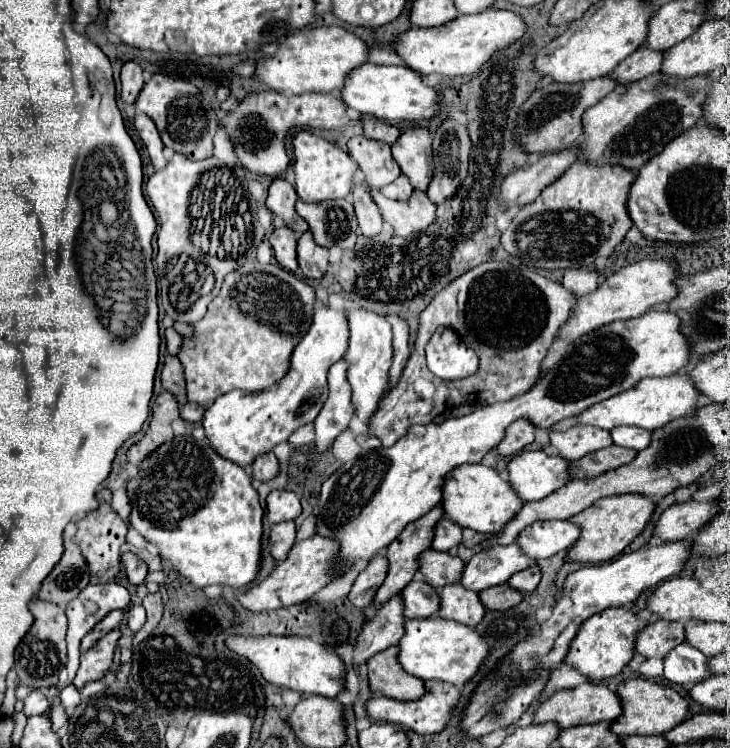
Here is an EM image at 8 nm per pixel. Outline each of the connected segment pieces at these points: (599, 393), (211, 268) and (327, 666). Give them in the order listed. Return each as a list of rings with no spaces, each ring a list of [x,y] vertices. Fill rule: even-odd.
[[[647,311],[645,315],[637,319],[617,321],[611,325],[605,325],[579,341],[571,343],[563,355],[563,359],[553,367],[537,385],[531,387],[529,393],[495,405],[477,407],[471,415],[463,417],[449,417],[441,425],[429,423],[429,425],[413,425],[405,437],[401,437],[393,447],[379,447],[373,449],[353,461],[347,461],[341,469],[337,469],[325,483],[319,495],[319,521],[317,521],[317,533],[327,537],[337,537],[341,541],[341,553],[339,561],[335,563],[339,569],[349,569],[351,565],[367,565],[369,559],[383,547],[387,547],[409,523],[425,515],[429,509],[433,509],[441,501],[441,487],[445,483],[445,477],[449,471],[453,471],[459,465],[465,463],[481,463],[481,459],[501,443],[505,437],[505,429],[517,421],[527,419],[535,427],[551,429],[557,421],[567,417],[577,417],[587,407],[601,403],[603,399],[609,399],[629,387],[633,387],[643,377],[669,377],[677,373],[689,359],[691,349],[685,341],[685,335],[679,329],[681,321],[677,315],[671,315],[669,311]]]
[[[175,153],[169,165],[161,171],[155,171],[147,181],[147,197],[159,217],[155,273],[159,283],[161,305],[169,317],[173,317],[175,321],[185,321],[189,325],[197,323],[205,315],[207,305],[211,303],[213,295],[217,295],[217,291],[221,289],[225,275],[239,269],[245,261],[255,259],[255,253],[257,253],[257,247],[245,247],[245,251],[241,251],[241,257],[237,259],[219,259],[215,255],[203,253],[189,241],[191,191],[197,179],[215,165],[217,165],[215,157],[205,161],[191,161],[185,155]],[[209,275],[213,275],[211,281],[209,281]]]
[[[229,637],[227,647],[251,663],[255,663],[263,677],[279,687],[295,689],[303,695],[323,695],[323,697],[337,697],[345,689],[347,665],[345,661],[327,645],[317,643],[309,637]]]

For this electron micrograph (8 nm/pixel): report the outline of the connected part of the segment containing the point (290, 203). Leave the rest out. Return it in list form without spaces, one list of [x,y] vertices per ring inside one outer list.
[[[275,179],[269,187],[269,197],[267,197],[267,207],[295,233],[305,233],[307,231],[307,223],[305,219],[301,219],[295,211],[295,201],[297,201],[297,193],[293,189],[293,185],[285,179]]]

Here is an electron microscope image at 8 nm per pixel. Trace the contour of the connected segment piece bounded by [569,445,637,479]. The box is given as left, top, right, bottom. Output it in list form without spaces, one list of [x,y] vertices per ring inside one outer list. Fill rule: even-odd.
[[[611,445],[611,447],[605,447],[603,451],[595,451],[591,455],[585,455],[577,461],[571,461],[569,463],[569,469],[571,469],[571,477],[573,479],[591,479],[591,477],[597,477],[605,471],[611,471],[611,469],[617,469],[619,465],[627,465],[635,459],[637,451],[633,449],[625,449],[625,447],[617,447],[617,445]]]

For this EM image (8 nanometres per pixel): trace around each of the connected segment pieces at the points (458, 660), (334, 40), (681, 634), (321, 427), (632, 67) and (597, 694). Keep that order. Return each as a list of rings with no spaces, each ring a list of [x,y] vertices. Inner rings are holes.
[[[439,615],[427,619],[407,619],[405,635],[399,641],[399,661],[403,669],[419,679],[441,679],[463,687],[483,665],[483,661],[491,655],[489,643],[477,635],[477,631],[469,625],[439,619]]]
[[[337,25],[315,27],[309,31],[293,31],[291,35],[287,35],[285,43],[281,43],[279,51],[273,57],[257,63],[255,77],[267,87],[289,95],[301,95],[309,91],[339,95],[349,71],[361,67],[367,61],[369,45],[355,33]]]
[[[657,619],[639,631],[635,649],[643,657],[665,657],[673,647],[685,641],[685,623]]]
[[[345,359],[337,361],[329,369],[329,397],[321,409],[321,413],[315,419],[315,445],[317,451],[325,451],[335,437],[347,429],[349,419],[353,417],[353,405],[351,405],[351,387],[345,377],[347,365]]]
[[[647,47],[637,49],[635,53],[631,53],[627,59],[623,59],[619,63],[619,67],[611,73],[611,77],[615,77],[619,83],[631,83],[631,81],[643,79],[651,73],[659,73],[663,55],[665,55],[665,51],[655,51],[655,49],[647,49]]]
[[[583,683],[583,685],[573,687],[573,689],[557,691],[547,701],[543,701],[535,713],[535,723],[553,721],[565,729],[565,727],[575,727],[575,725],[563,725],[563,723],[589,725],[589,723],[599,723],[599,721],[615,721],[621,715],[621,711],[623,711],[621,701],[619,701],[619,695],[615,691],[611,691],[605,685],[597,685],[597,683]]]

